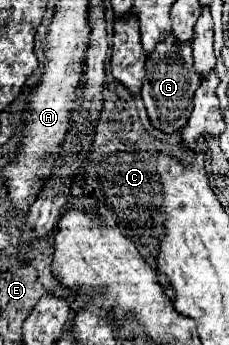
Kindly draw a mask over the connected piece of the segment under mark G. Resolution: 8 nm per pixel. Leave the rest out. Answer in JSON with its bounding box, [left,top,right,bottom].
[141,37,199,133]

